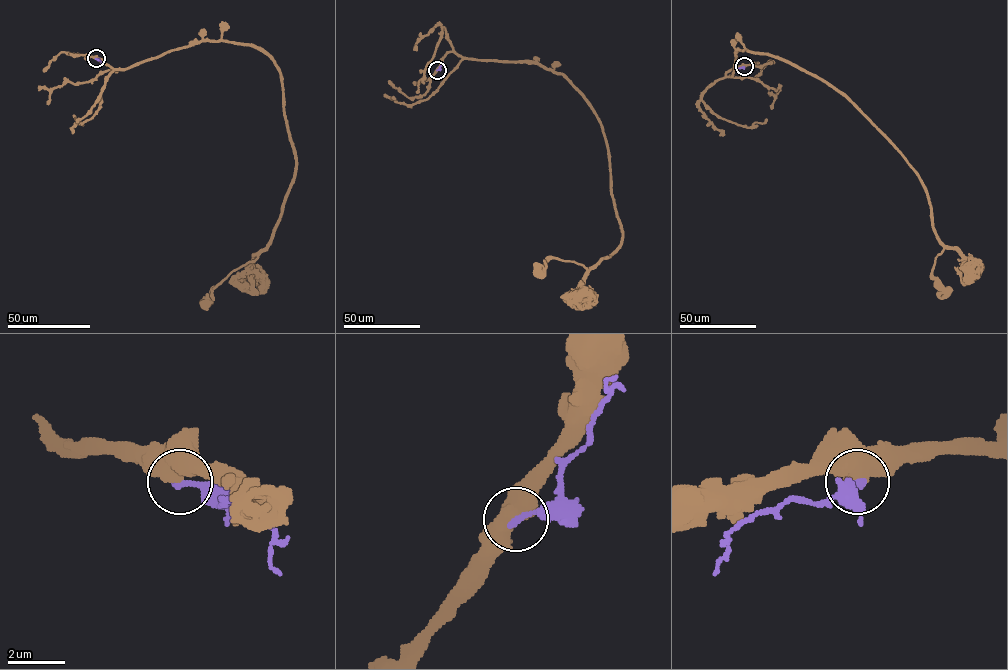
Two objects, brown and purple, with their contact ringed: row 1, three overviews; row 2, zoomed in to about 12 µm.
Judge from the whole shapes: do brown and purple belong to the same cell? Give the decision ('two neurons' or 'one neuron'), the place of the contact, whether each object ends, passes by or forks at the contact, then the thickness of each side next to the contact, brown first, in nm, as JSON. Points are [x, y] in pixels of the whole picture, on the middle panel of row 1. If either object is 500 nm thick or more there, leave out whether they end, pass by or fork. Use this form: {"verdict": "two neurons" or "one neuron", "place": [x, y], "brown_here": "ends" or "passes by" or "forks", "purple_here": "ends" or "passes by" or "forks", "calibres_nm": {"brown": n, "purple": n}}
{"verdict": "two neurons", "place": [437, 70], "calibres_nm": {"brown": 550, "purple": 240}}

